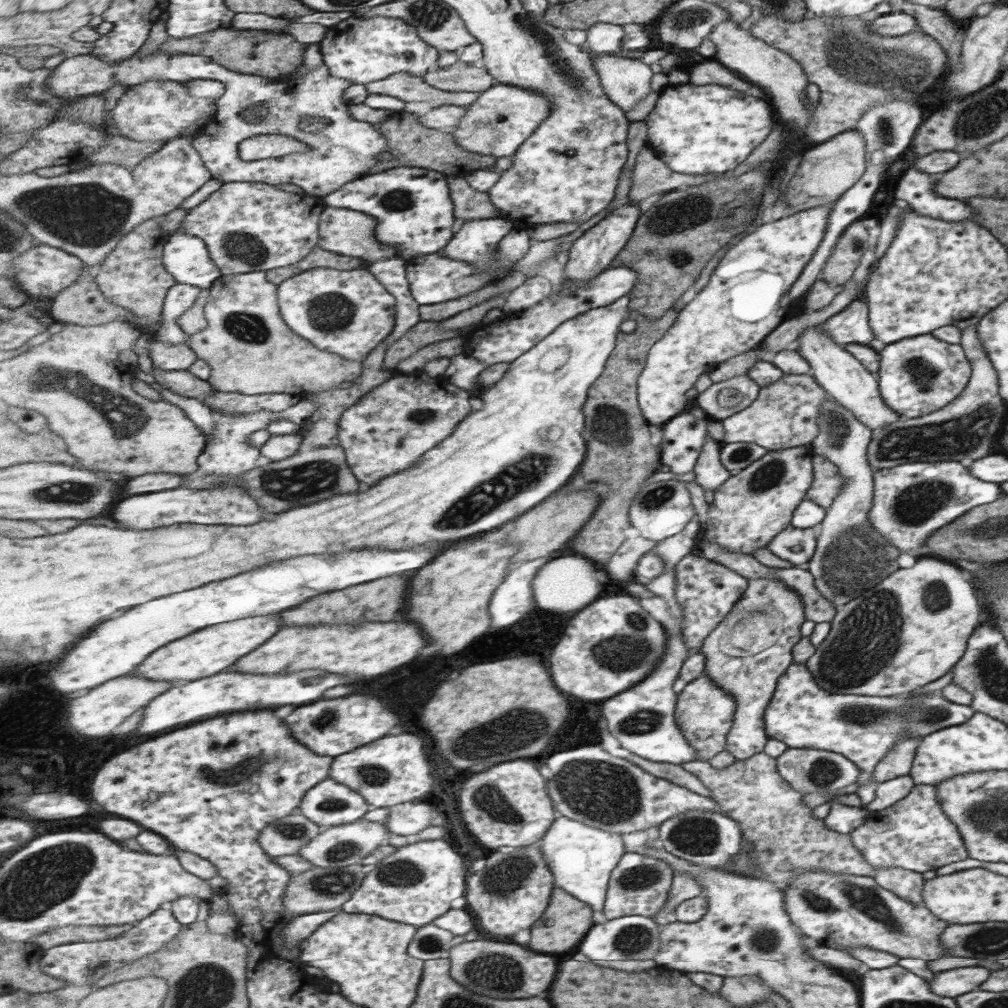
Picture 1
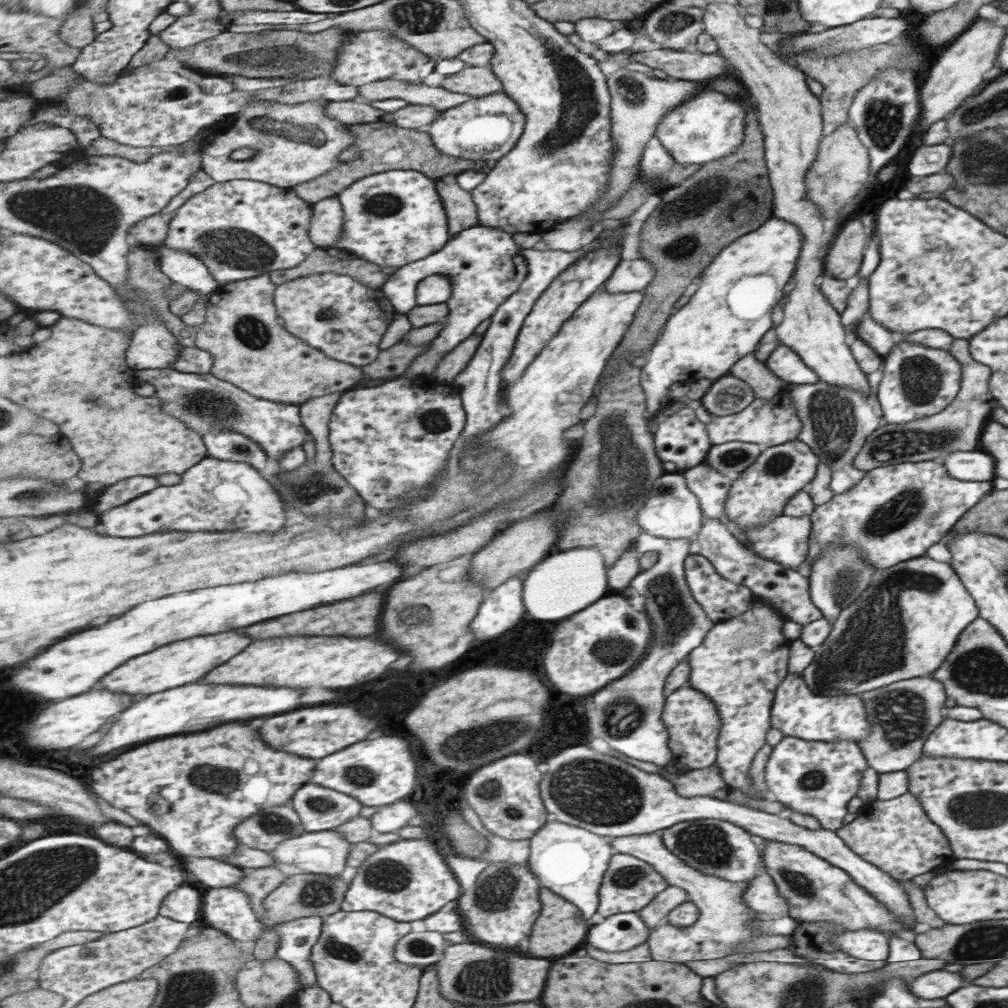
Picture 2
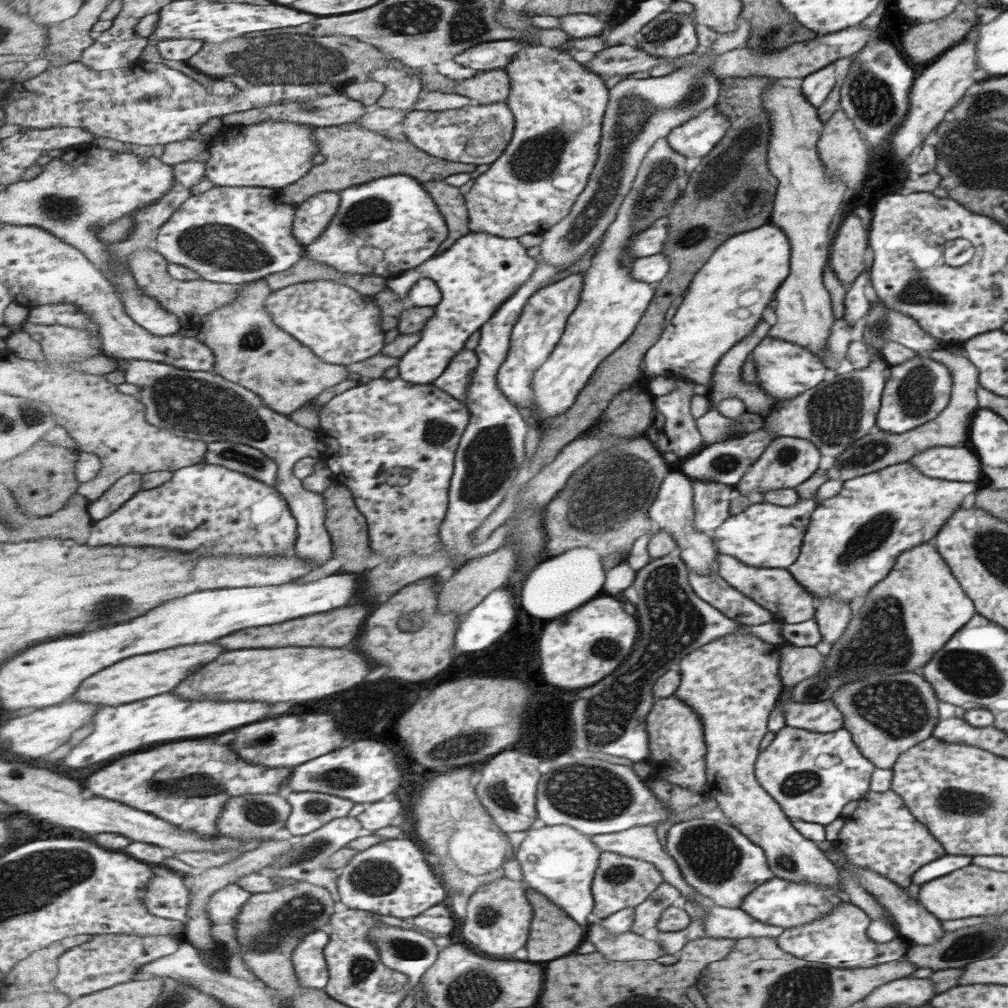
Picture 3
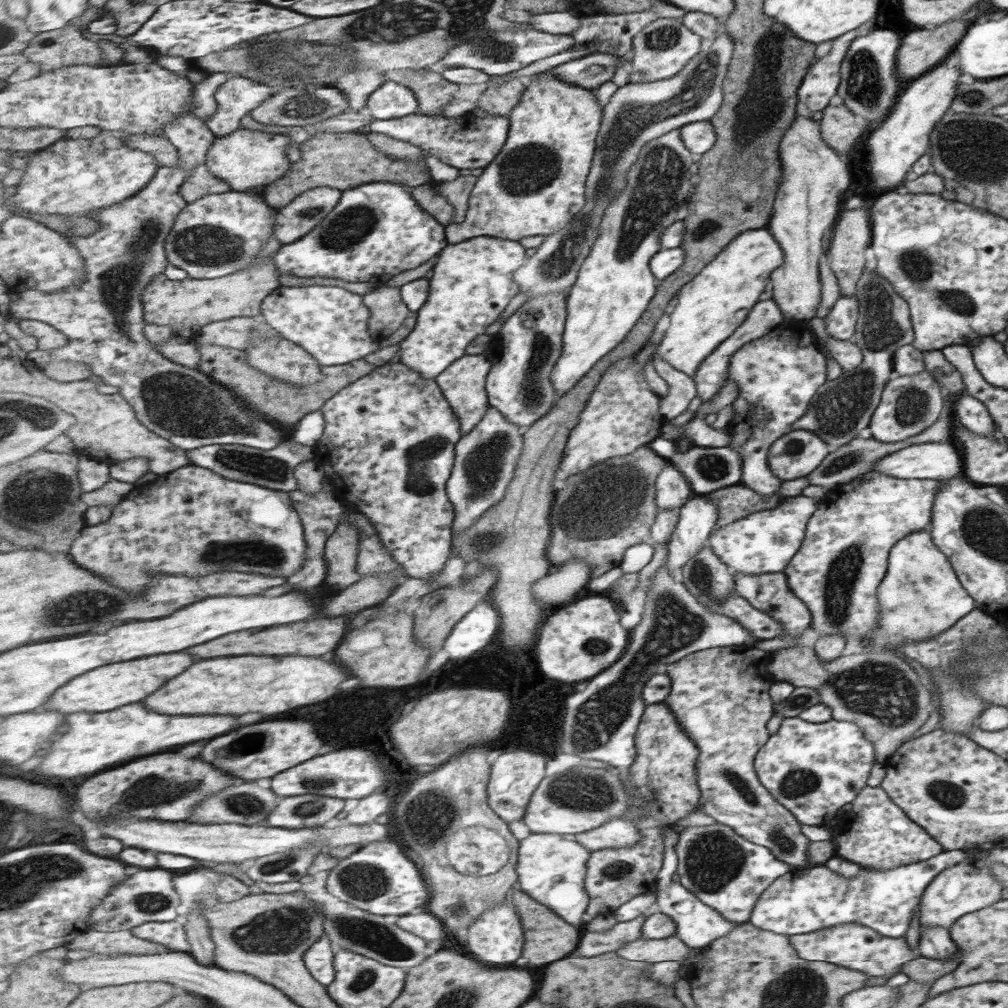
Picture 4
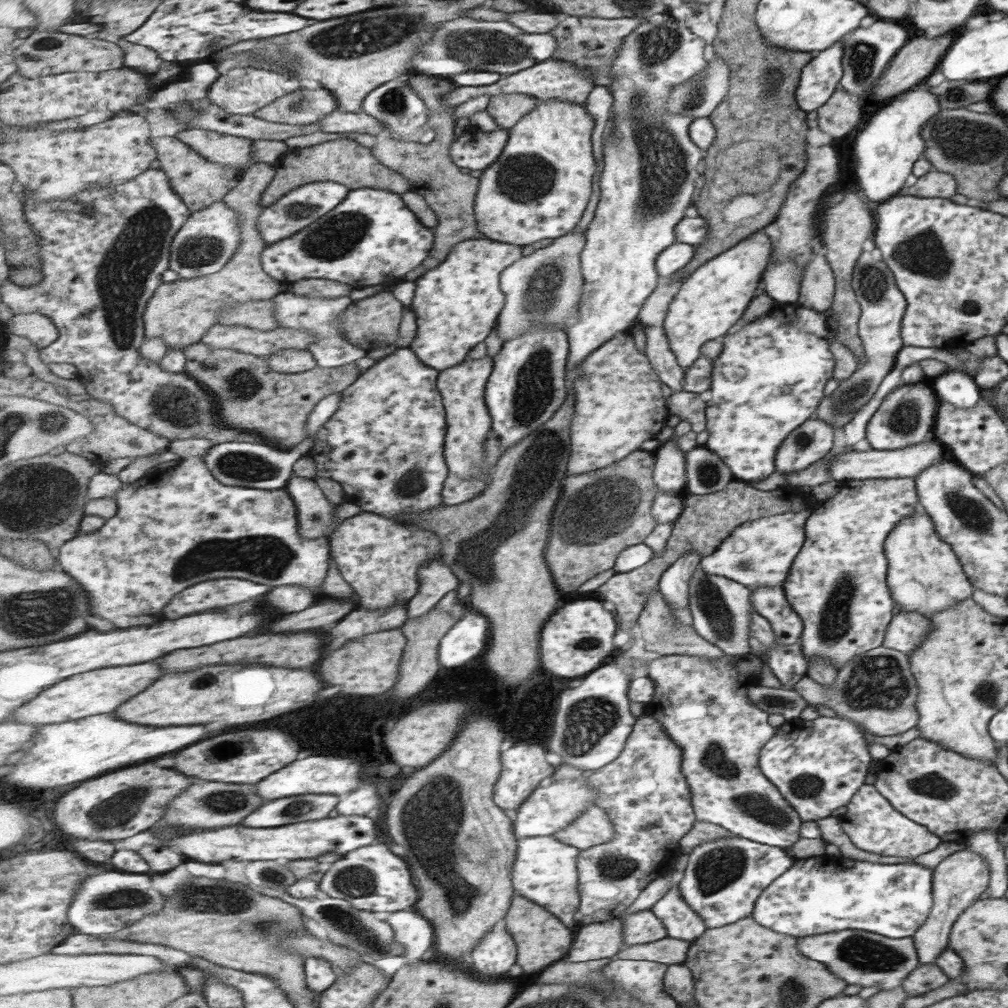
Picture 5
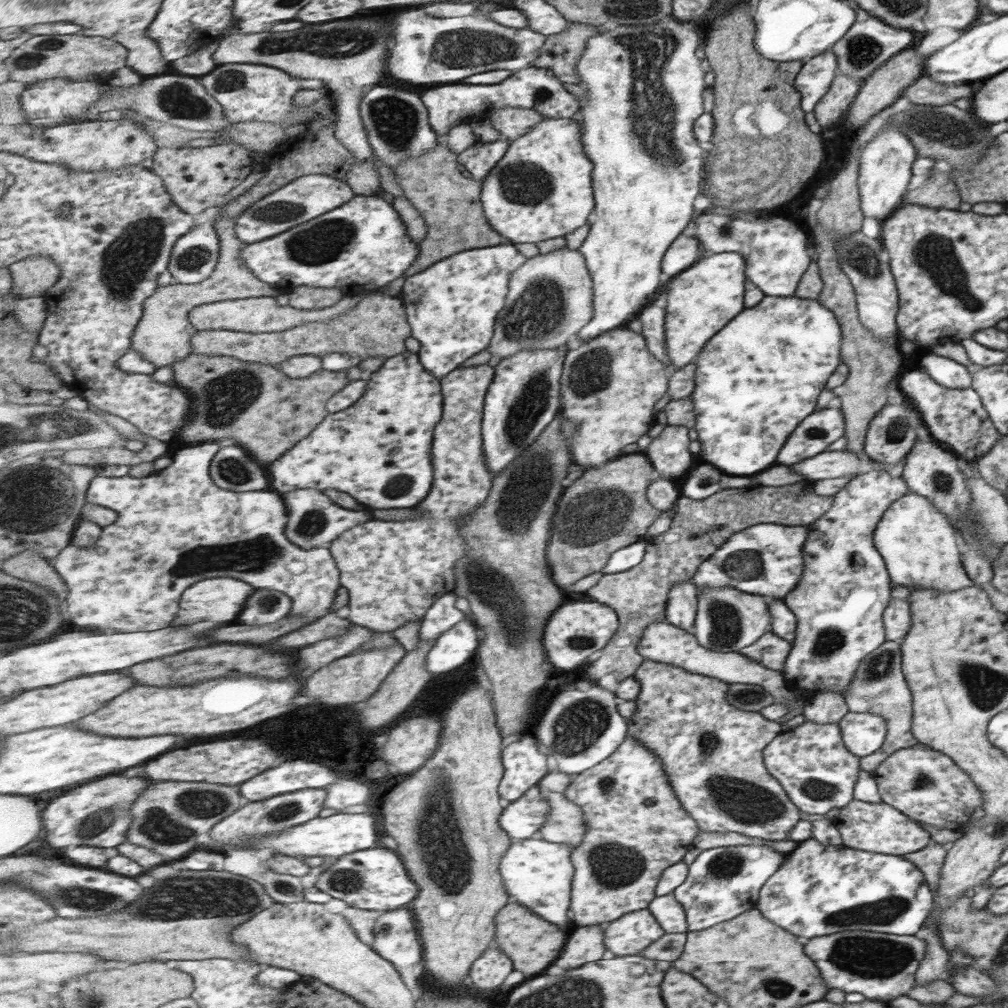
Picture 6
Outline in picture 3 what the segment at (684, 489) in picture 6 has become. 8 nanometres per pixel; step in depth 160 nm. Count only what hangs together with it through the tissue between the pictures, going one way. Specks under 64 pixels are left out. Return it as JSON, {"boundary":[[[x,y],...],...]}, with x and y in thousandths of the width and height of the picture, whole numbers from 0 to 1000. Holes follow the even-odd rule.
{"boundary":[[[757,426],[730,432],[727,435],[697,442],[688,452],[675,456],[672,459],[674,460],[672,466],[683,472],[684,475],[712,478],[727,482],[735,476],[739,467],[751,456],[751,453],[766,437],[766,433]]]}

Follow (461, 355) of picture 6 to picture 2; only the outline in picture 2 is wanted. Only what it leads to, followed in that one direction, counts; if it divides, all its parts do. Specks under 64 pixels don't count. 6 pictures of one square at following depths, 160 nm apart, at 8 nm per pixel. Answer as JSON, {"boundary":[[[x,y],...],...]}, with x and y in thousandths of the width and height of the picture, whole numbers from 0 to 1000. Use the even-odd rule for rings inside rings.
{"boundary":[[[469,224],[453,231],[436,250],[432,250],[424,256],[414,258],[414,260],[403,262],[396,266],[393,271],[378,284],[380,292],[384,293],[386,300],[396,312],[404,312],[413,302],[413,286],[421,276],[428,273],[443,273],[449,283],[448,295],[443,302],[447,307],[445,313],[439,319],[439,325],[435,332],[428,338],[425,347],[413,354],[412,360],[406,364],[406,368],[400,371],[402,374],[411,374],[414,372],[430,372],[438,363],[441,352],[449,346],[456,343],[460,337],[472,331],[472,325],[484,315],[492,312],[493,307],[508,293],[511,292],[517,281],[524,273],[524,258],[520,255],[520,247],[513,243],[509,238],[508,231],[497,226],[483,226],[483,224]]]}

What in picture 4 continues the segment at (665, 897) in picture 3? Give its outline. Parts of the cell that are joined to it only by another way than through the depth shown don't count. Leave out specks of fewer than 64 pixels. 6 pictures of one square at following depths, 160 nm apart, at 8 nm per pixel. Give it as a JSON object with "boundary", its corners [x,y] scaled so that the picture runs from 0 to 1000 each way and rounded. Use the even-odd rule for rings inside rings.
{"boundary":[[[640,905],[624,915],[613,915],[602,925],[582,925],[575,938],[567,944],[568,948],[591,949],[598,945],[611,944],[619,937],[636,932],[637,917],[642,907]]]}

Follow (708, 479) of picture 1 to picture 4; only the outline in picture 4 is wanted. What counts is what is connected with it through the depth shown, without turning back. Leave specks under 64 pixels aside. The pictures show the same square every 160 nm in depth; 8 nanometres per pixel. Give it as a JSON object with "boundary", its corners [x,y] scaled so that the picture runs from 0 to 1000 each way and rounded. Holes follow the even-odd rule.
{"boundary":[[[689,490],[672,506],[672,518],[665,535],[660,540],[660,563],[667,572],[673,572],[681,558],[697,542],[706,528],[712,513],[710,500],[700,491]]]}

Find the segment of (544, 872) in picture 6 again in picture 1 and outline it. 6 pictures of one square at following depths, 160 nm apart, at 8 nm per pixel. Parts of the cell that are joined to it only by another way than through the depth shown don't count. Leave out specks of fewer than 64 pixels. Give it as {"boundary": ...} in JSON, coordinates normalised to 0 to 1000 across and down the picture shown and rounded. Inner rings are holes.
{"boundary":[[[562,810],[552,813],[538,832],[537,838],[545,862],[551,868],[552,879],[585,897],[588,903],[598,904],[607,865],[612,862],[621,846],[616,828]]]}

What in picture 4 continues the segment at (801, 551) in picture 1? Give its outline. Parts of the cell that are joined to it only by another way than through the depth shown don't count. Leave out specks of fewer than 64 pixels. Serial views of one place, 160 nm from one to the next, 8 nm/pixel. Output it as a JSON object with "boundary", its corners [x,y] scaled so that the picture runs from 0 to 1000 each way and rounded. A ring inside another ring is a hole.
{"boundary":[[[794,490],[782,493],[765,506],[746,508],[709,525],[702,532],[700,541],[727,570],[735,568],[749,571],[776,567],[794,543],[801,517],[811,506],[813,497]]]}

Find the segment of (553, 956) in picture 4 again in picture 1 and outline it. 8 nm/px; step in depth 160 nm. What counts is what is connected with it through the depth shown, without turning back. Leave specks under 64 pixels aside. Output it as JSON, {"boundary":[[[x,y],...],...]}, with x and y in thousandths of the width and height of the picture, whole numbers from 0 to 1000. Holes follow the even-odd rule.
{"boundary":[[[552,879],[541,909],[533,914],[531,921],[527,921],[529,933],[523,938],[529,938],[531,944],[563,944],[566,940],[572,940],[580,927],[588,921],[588,904],[585,897]]]}

